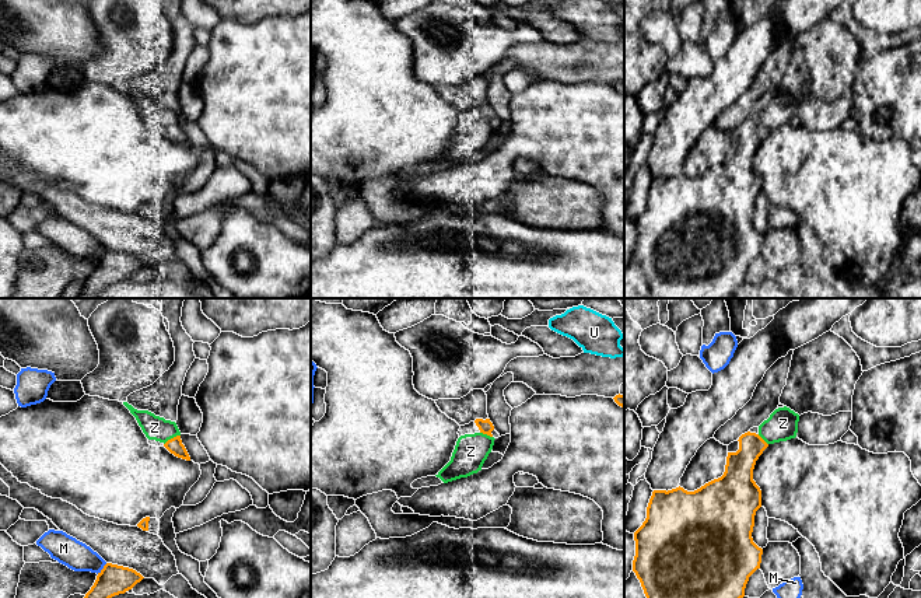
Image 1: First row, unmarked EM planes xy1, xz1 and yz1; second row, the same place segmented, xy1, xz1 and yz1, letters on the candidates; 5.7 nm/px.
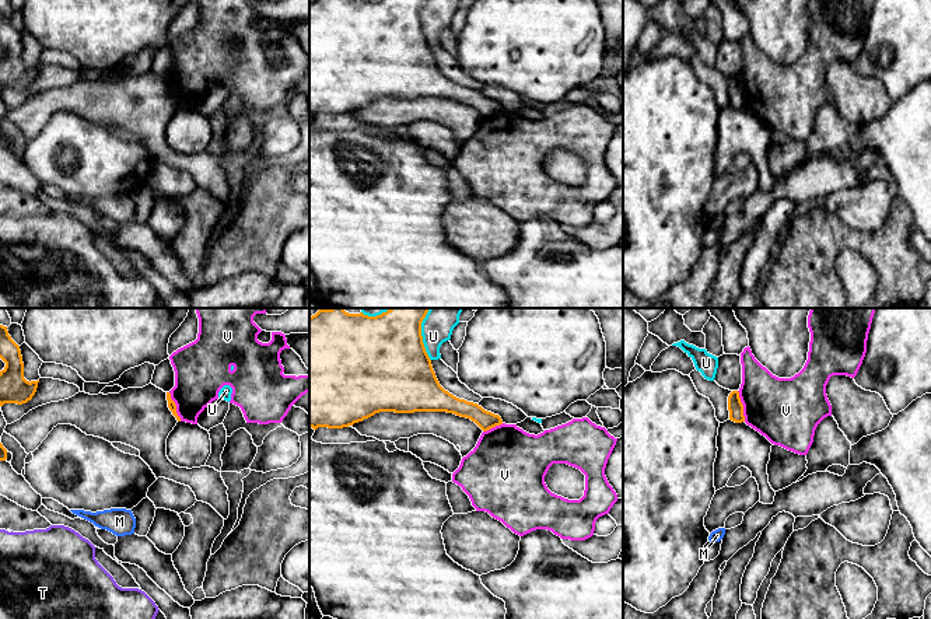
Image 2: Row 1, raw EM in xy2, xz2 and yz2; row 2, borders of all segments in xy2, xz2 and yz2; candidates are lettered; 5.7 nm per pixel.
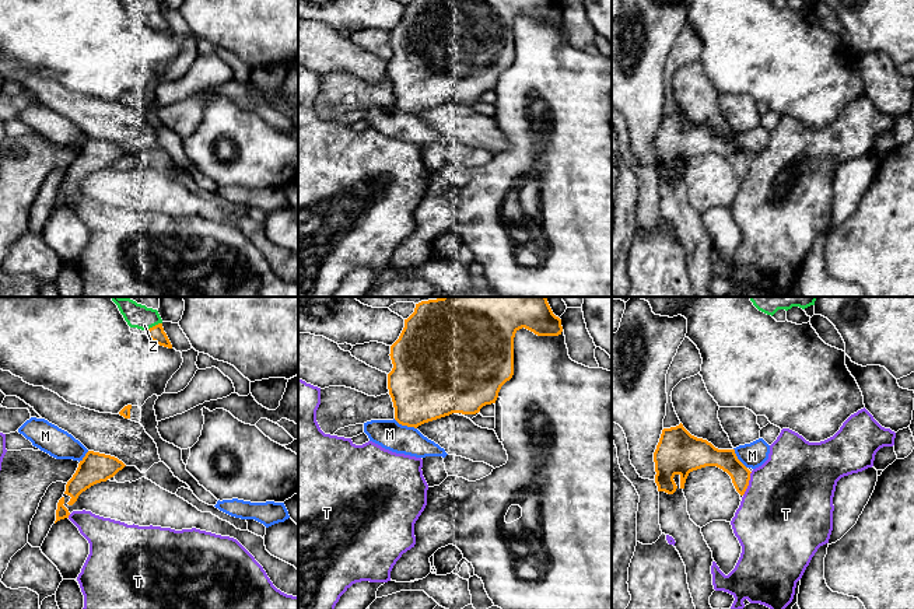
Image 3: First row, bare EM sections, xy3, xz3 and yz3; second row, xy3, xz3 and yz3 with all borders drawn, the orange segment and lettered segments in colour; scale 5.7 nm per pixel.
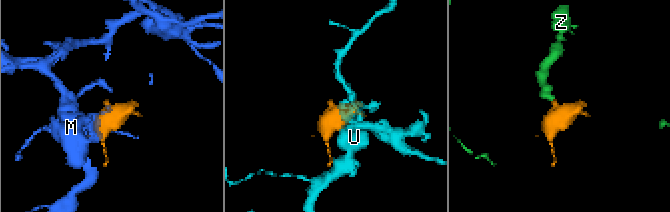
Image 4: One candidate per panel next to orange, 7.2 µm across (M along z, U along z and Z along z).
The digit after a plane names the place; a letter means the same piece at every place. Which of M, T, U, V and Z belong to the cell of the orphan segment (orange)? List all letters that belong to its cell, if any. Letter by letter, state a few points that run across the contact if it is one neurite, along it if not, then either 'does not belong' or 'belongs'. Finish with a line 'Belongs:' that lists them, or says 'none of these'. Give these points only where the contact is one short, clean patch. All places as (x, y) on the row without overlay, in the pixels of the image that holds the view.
M: line xz3 (394, 105), (416, 115); does not belong
T: does not belong
U: does not belong
V: line yz2 (737, 77), (745, 107); does not belong
Z: belongs
Belongs: Z

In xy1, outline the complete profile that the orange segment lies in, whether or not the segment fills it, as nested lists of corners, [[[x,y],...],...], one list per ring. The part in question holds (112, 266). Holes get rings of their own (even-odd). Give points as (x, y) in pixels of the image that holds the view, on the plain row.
[[[106,249],[98,259],[91,276],[85,280],[83,293],[88,294],[88,298],[95,298],[101,290],[115,281],[125,280],[143,265],[133,255]]]

